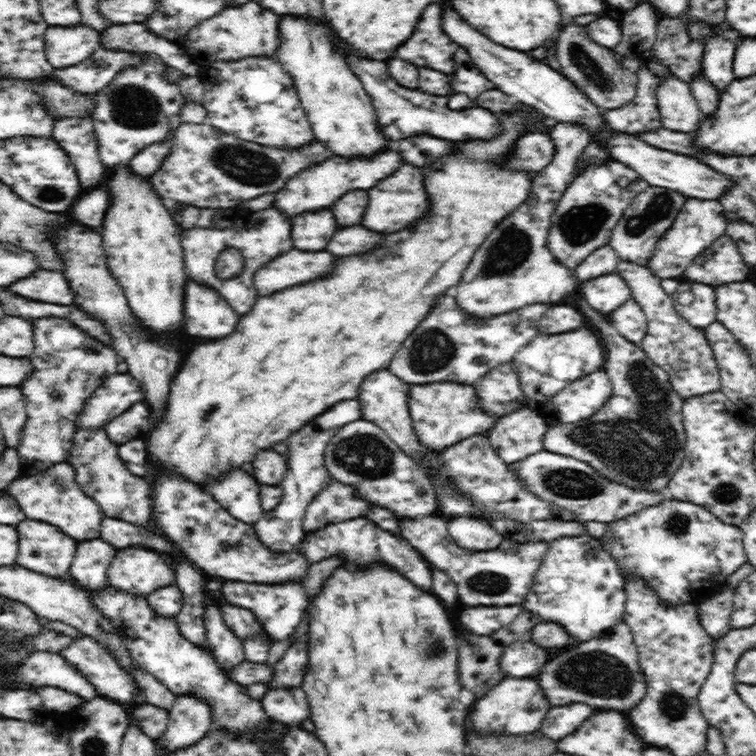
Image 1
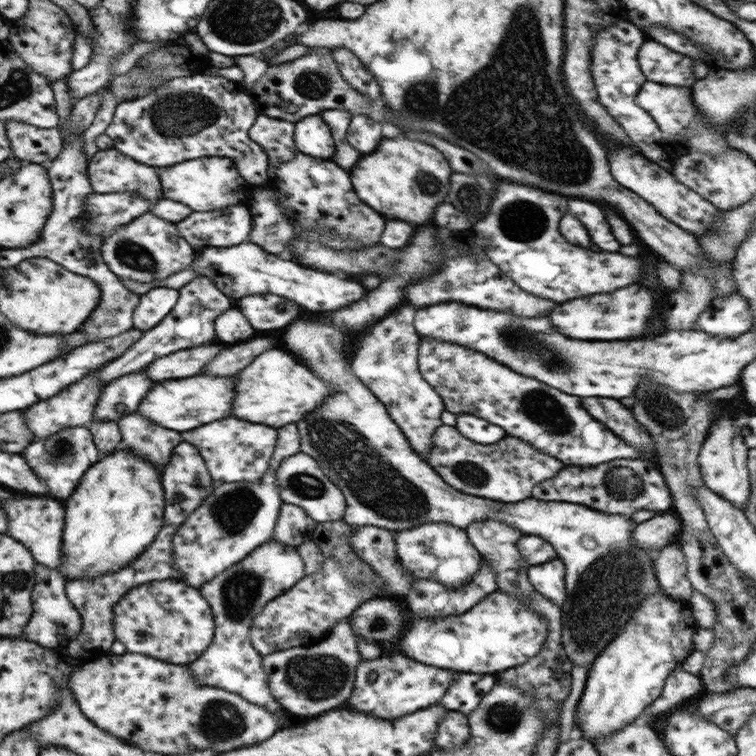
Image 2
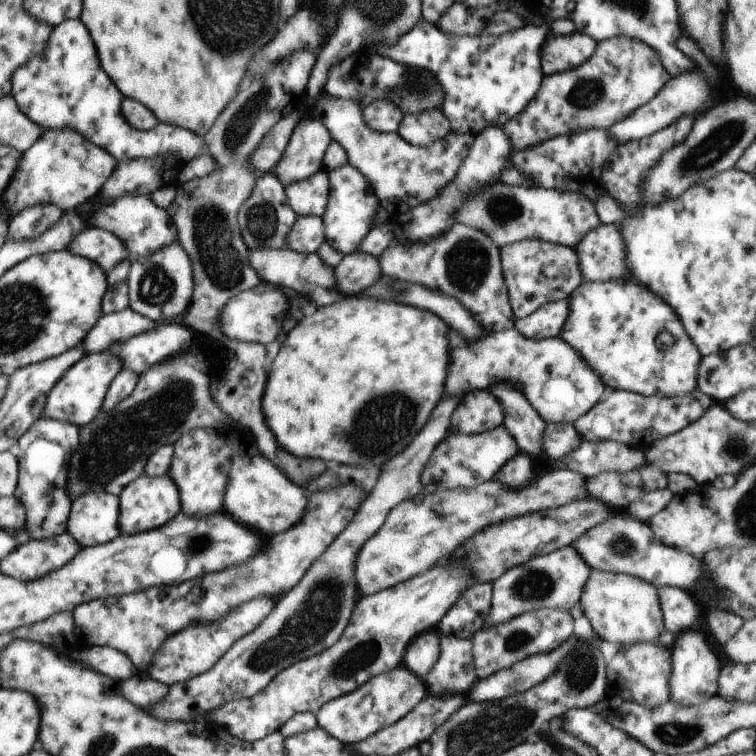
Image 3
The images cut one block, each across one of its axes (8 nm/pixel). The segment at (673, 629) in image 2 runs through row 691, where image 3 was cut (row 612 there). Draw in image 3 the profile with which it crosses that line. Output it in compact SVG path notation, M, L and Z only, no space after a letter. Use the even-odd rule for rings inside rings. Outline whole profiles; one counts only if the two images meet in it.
M593 569L589 580L584 586L579 604L583 611L583 616L590 621L596 636L598 636L601 641L615 642L625 648L637 643L653 643L664 646L659 642L659 635L665 631L665 625L663 622L658 588L654 584L649 584L633 575Z

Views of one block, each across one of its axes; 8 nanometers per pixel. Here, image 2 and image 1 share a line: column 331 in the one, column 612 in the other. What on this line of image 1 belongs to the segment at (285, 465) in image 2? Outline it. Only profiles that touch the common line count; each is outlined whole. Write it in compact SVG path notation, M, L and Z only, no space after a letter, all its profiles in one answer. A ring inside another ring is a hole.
M546 449L541 450L540 452L536 452L536 454L532 454L530 456L526 456L526 458L520 460L519 462L514 462L513 464L508 465L512 471L516 471L518 473L518 477L520 477L520 481L522 481L522 485L528 489L528 491L536 494L536 497L542 498L542 500L550 501L550 503L554 503L556 508L560 511L558 512L559 518L562 518L567 521L578 521L579 523L586 523L590 520L596 520L596 522L605 522L610 523L616 520L620 520L626 518L627 516L632 516L632 514L636 514L636 512L642 511L642 508L648 508L648 506L654 506L656 504L660 504L662 501L666 501L668 499L668 492L666 490L652 491L650 489L632 489L628 487L628 485L624 485L622 483L616 483L616 481L610 481L608 477L602 477L596 469L592 468L592 465L588 465L582 460L578 460L572 458L571 456L562 456L560 454L556 454L555 452L548 452Z

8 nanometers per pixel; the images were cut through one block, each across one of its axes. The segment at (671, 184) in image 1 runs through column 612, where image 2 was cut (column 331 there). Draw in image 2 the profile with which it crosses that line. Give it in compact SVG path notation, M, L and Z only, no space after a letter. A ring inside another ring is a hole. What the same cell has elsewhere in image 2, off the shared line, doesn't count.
M319 113L305 116L295 123L293 140L299 152L314 159L332 160L336 152L330 127Z

